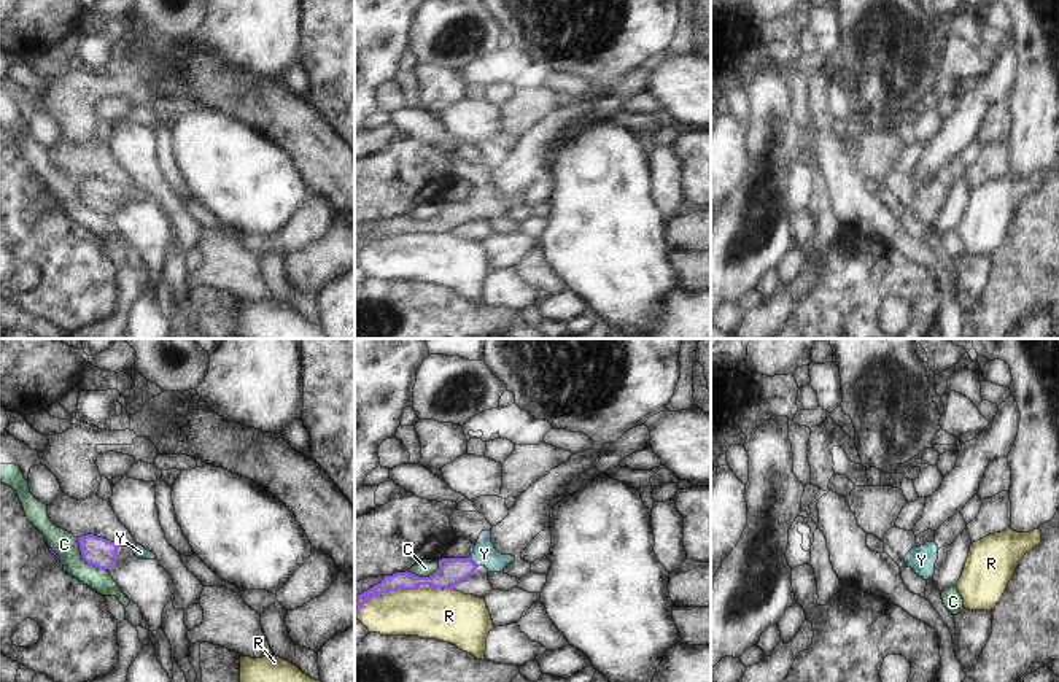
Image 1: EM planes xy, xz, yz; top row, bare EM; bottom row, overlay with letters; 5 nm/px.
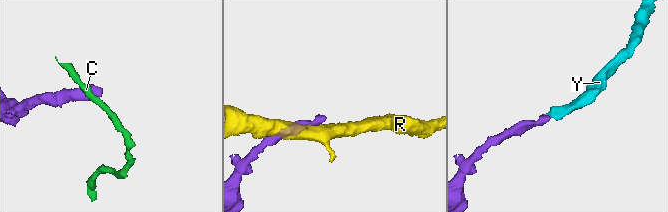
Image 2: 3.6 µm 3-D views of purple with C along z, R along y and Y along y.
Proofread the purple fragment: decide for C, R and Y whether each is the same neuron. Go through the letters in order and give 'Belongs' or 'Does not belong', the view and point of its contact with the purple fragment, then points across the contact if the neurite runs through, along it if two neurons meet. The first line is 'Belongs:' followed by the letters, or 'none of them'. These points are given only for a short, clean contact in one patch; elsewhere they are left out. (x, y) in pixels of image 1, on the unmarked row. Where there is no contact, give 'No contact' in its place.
Belongs: Y
C: Does not belong. Touches purple at xy (85, 204). Boundary: xy (77, 182), (80, 199), (88, 207), (107, 213)
R: Does not belong. Touches purple at xz (401, 232)
Y: Belongs. Touches purple at xz (473, 205). Path across: xz (452, 215), (465, 212), (473, 205), (484, 197).

